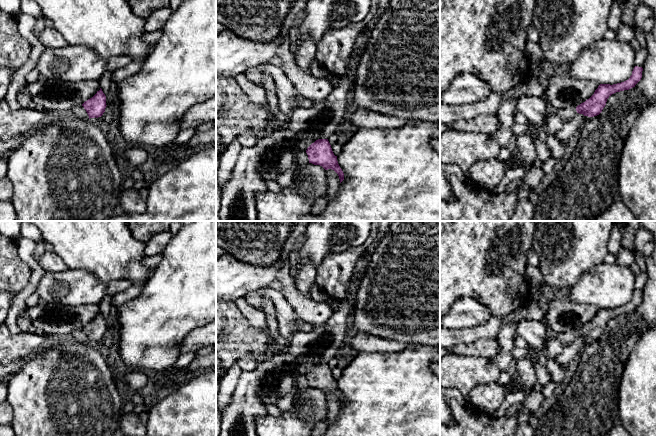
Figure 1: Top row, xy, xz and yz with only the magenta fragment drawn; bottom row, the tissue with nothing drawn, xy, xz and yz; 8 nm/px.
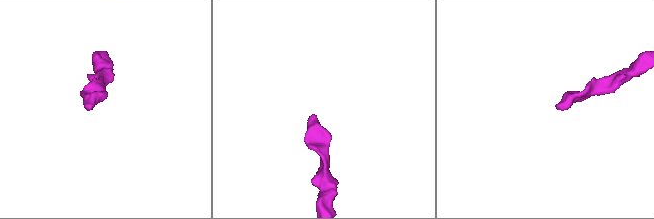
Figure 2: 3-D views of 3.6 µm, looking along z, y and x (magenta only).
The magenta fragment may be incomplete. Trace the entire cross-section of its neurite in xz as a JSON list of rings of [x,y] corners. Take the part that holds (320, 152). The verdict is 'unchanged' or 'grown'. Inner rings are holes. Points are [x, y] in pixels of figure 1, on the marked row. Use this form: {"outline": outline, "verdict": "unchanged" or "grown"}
{"outline": [[[318,139],[312,143],[306,150],[309,163],[320,165],[325,170],[334,170],[340,179],[340,183],[344,180],[344,173],[340,168],[337,156],[334,155],[328,139]]], "verdict": "unchanged"}

